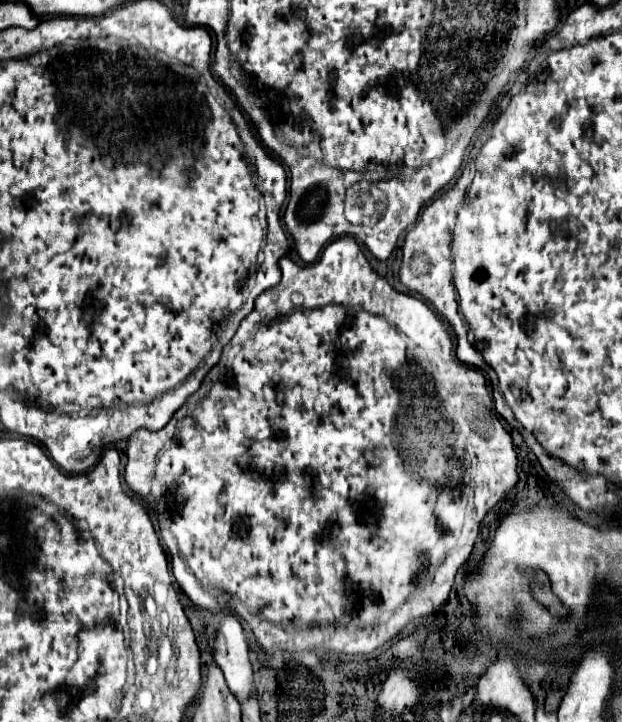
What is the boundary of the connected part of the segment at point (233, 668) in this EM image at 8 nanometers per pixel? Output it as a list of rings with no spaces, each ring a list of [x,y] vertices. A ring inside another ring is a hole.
[[[232,615],[222,617],[214,643],[214,659],[238,703],[248,701],[256,693],[254,671],[248,657],[248,643],[244,639],[242,625]]]

